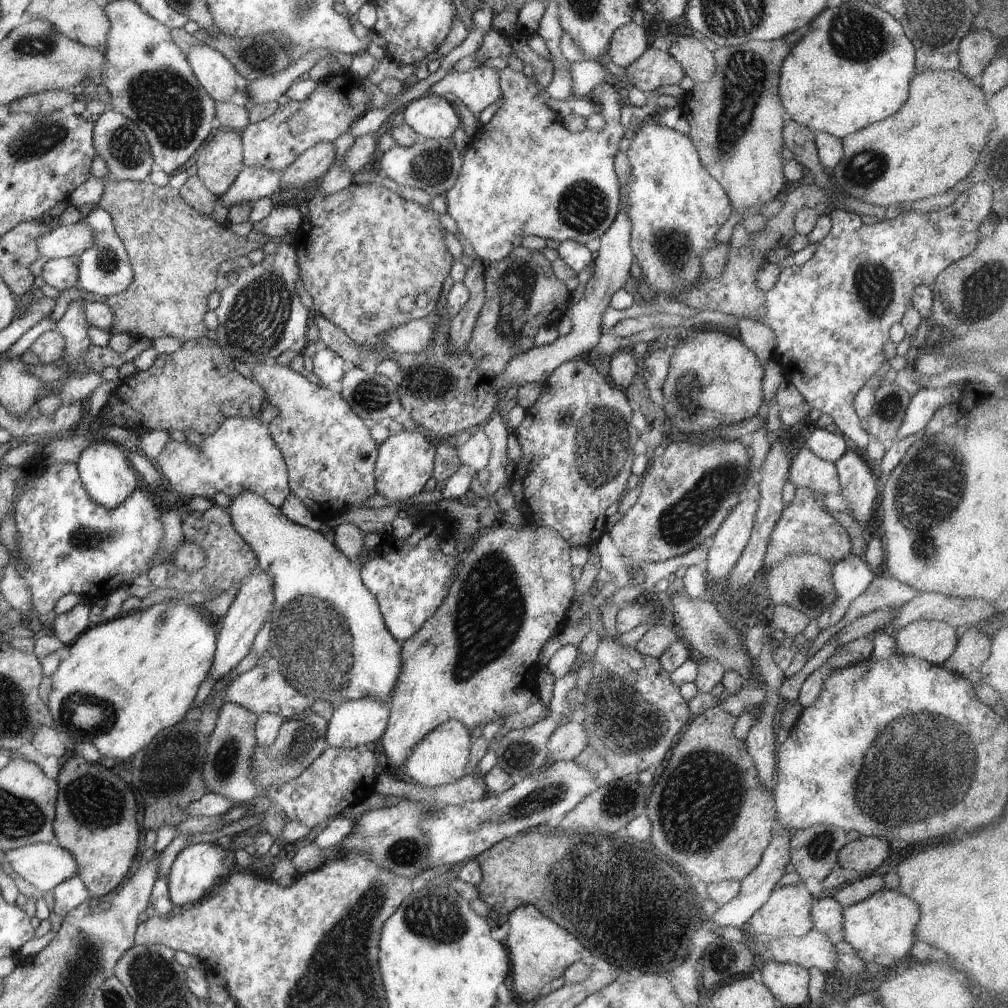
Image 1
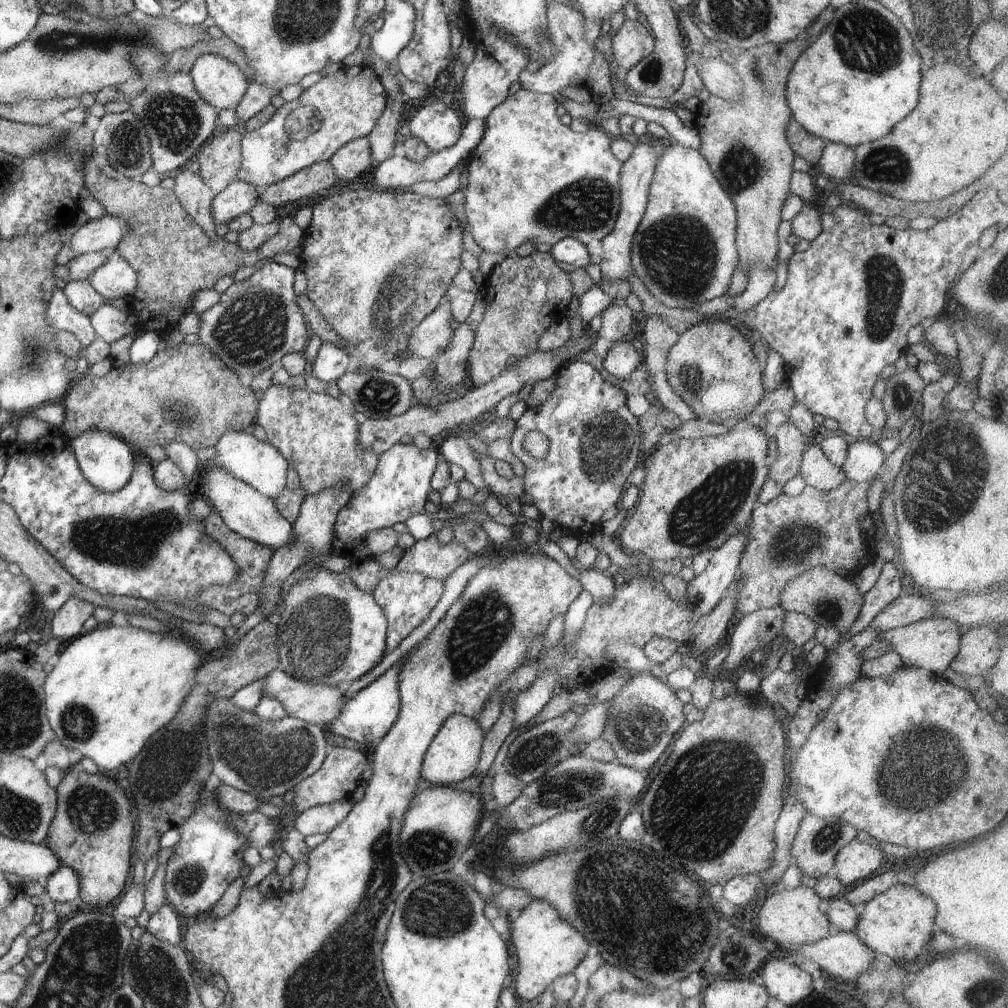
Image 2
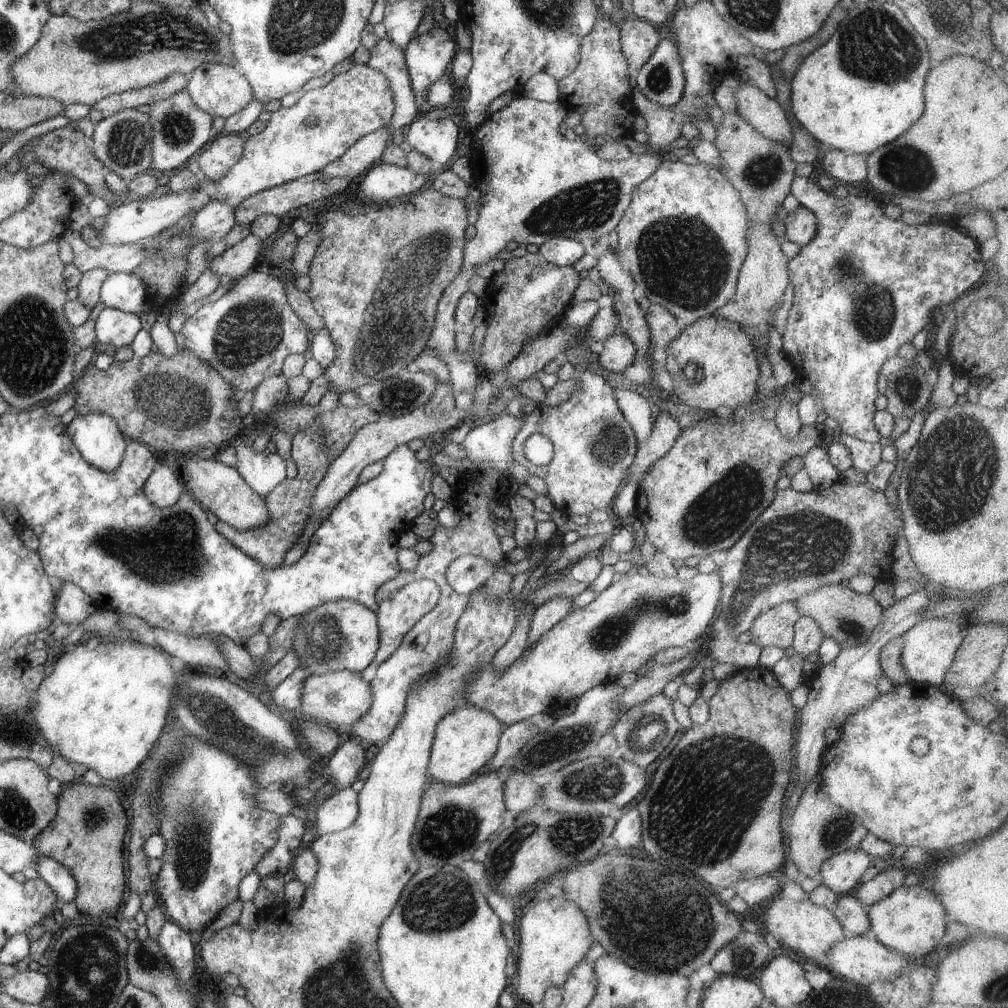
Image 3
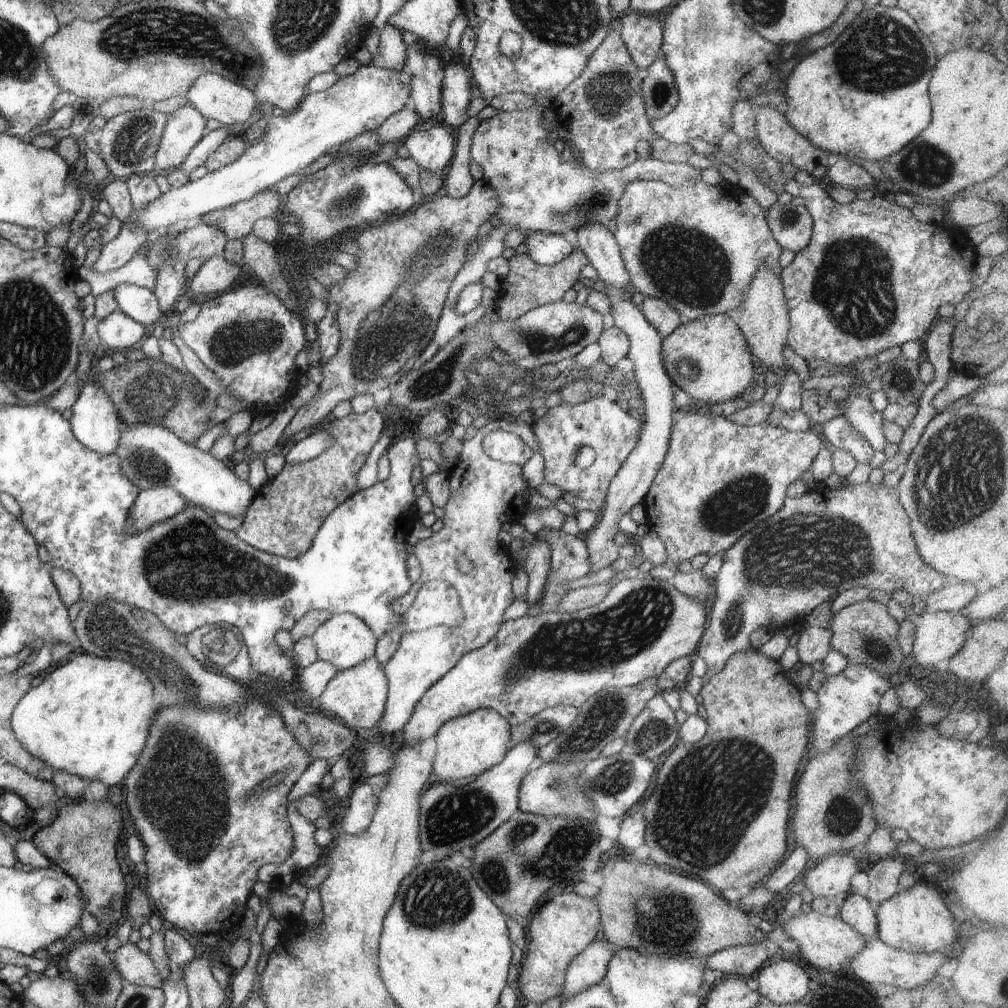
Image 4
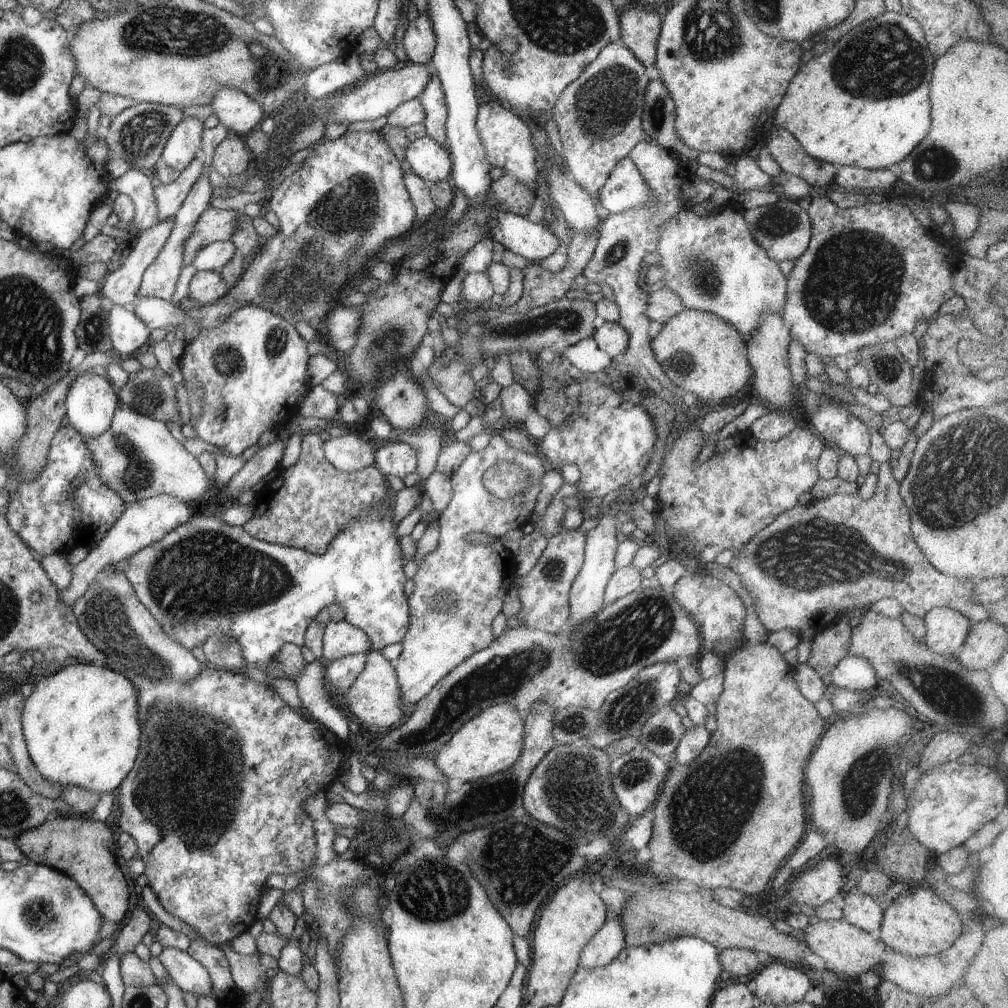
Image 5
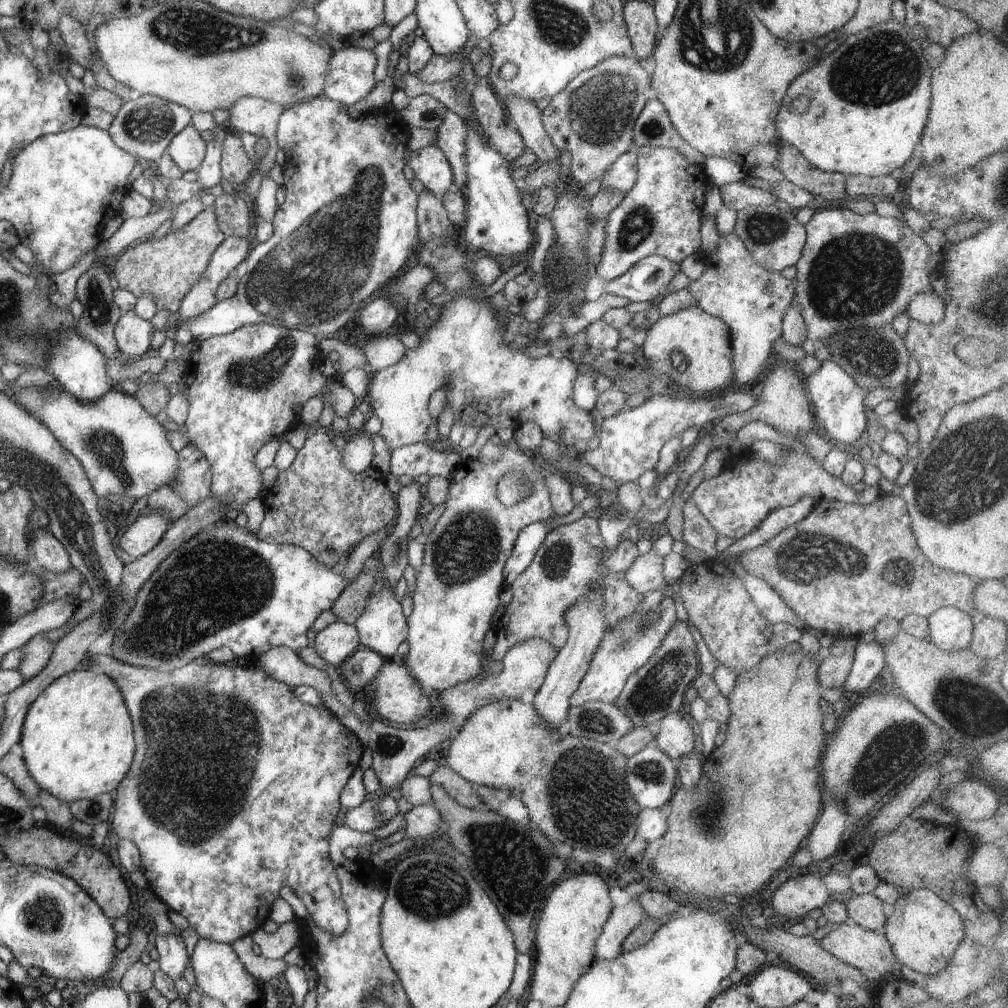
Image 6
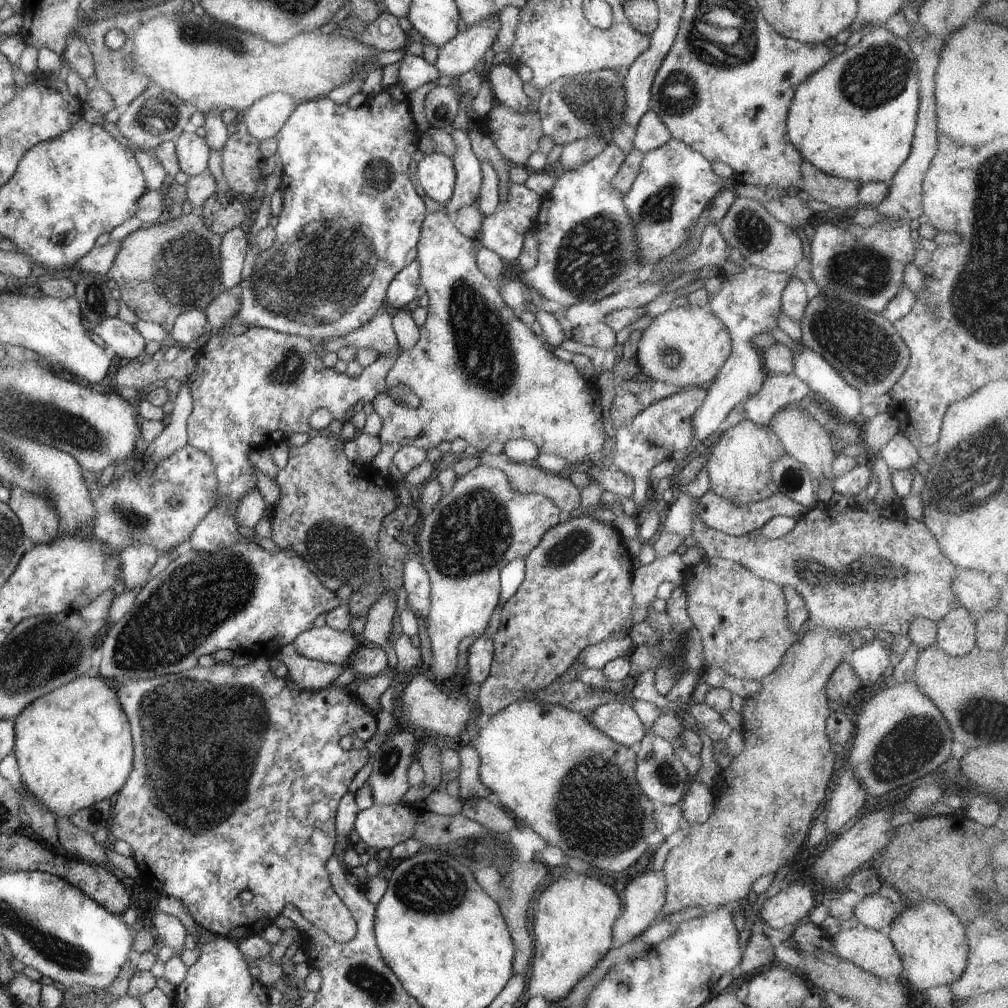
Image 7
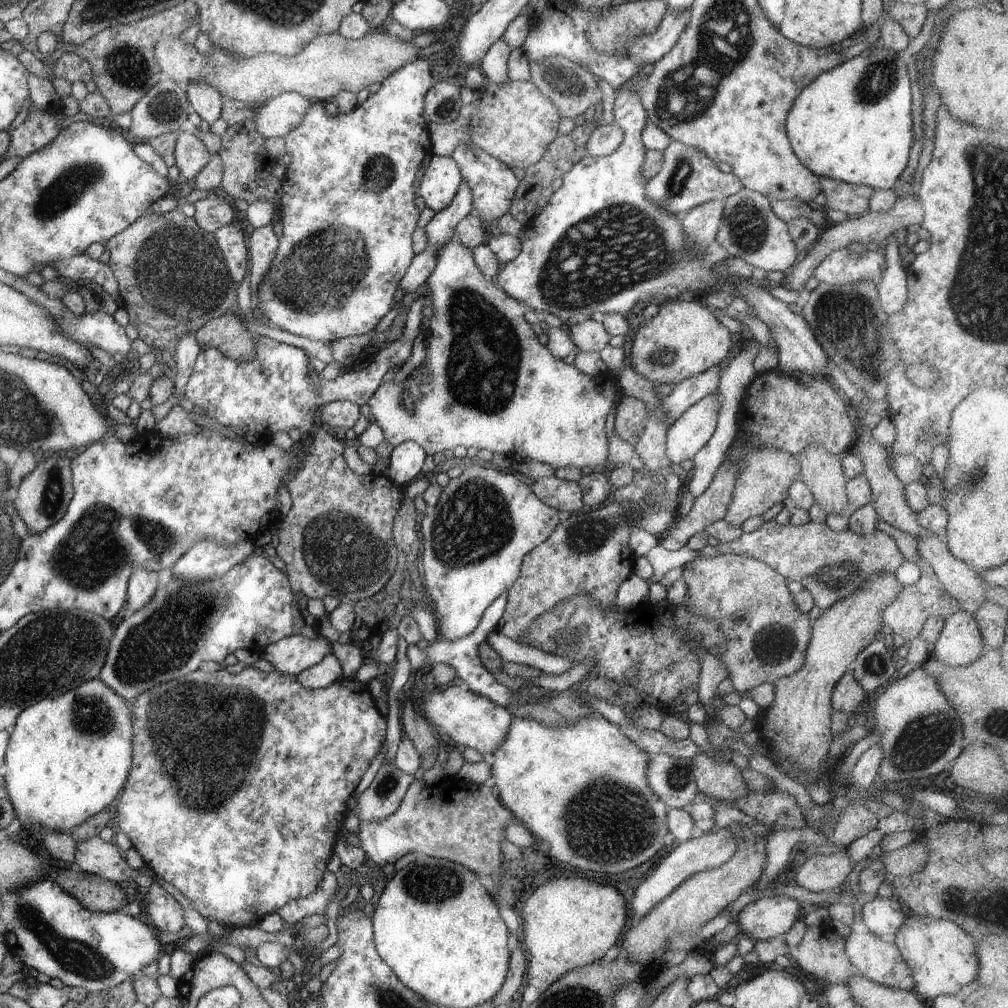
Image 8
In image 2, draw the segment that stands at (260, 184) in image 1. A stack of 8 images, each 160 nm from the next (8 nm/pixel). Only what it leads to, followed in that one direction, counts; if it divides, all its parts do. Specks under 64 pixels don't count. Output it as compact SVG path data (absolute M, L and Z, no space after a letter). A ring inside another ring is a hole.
M232 181L213 198L211 209L215 224L228 224L248 212L259 201L260 190L244 181Z

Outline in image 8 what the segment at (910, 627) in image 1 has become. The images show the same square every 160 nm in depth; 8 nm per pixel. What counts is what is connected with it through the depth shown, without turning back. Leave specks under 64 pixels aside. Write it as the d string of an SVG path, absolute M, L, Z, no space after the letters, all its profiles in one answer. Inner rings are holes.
M960 610L945 620L932 658L942 665L965 667L978 660L986 648L974 615Z

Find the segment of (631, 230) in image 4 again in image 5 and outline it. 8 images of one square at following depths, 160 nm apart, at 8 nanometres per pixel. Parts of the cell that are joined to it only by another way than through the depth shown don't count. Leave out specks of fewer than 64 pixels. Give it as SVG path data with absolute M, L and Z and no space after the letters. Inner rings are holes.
M624 157L616 163L616 166L612 169L612 172L608 175L606 184L599 190L600 204L608 210L610 213L619 213L626 209L637 207L649 201L652 196L652 191L649 190L648 185L644 182L642 175L638 172L638 168L634 164L631 158ZM711 198L705 203L711 207L710 215L706 218L698 217L693 208L686 207L672 221L663 225L659 232L657 249L645 261L650 260L649 263L653 262L664 268L664 276L658 286L666 286L674 291L686 309L700 309L712 313L732 324L743 339L748 339L759 326L763 313L774 313L783 318L787 278L780 271L778 263L768 258L764 249L751 237L747 220L743 217L743 209L732 204L720 208L711 202Z

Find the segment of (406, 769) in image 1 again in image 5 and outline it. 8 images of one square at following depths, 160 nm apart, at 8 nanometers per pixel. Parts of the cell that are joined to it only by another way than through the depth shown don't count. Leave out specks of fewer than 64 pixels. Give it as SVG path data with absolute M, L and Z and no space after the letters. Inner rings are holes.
M497 704L473 716L437 752L433 761L450 780L476 782L509 769L520 756L525 740L523 715L511 704Z

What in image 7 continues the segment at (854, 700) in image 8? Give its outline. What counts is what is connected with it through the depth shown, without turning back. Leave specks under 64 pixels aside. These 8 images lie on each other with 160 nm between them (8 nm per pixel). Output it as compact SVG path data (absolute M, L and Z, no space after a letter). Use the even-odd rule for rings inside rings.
M845 660L840 662L840 666L834 670L830 680L826 682L827 698L844 706L845 709L850 698L862 688L862 684L848 660Z

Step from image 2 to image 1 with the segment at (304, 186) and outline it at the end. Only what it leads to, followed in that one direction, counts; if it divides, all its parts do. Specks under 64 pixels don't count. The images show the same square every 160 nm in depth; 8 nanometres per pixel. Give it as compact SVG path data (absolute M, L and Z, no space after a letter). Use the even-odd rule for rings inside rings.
M318 143L303 152L296 160L281 172L281 188L300 188L308 182L320 180L335 163L333 143Z

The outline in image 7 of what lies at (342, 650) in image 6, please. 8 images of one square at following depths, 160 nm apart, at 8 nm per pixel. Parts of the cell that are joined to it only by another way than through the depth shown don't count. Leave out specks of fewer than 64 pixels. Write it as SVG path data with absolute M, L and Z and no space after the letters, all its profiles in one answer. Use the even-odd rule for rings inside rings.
M324 625L301 632L291 643L306 658L345 667L350 655L356 650L354 636L350 630L337 631Z

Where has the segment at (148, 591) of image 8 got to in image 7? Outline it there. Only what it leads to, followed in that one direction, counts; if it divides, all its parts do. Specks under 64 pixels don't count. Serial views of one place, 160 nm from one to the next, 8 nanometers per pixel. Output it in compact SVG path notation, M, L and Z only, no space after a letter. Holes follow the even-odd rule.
M135 540L130 547L126 547L120 554L123 562L123 579L128 590L139 591L144 585L152 580L152 568L160 553L142 540Z

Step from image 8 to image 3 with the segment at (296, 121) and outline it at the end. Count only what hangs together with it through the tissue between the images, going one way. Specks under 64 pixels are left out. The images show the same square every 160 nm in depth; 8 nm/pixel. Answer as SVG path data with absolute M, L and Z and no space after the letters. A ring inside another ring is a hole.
M208 63L196 67L196 70L190 74L185 90L204 112L225 119L240 112L240 109L250 104L253 99L252 87L248 79L234 67L218 64Z

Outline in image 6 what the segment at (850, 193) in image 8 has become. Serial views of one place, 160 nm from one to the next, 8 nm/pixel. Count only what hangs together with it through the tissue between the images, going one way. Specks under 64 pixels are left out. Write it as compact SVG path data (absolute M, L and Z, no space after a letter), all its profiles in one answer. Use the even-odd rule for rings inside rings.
M789 143L779 146L778 170L786 180L805 191L826 200L848 199L845 187L846 175L824 172L810 164L810 161Z

